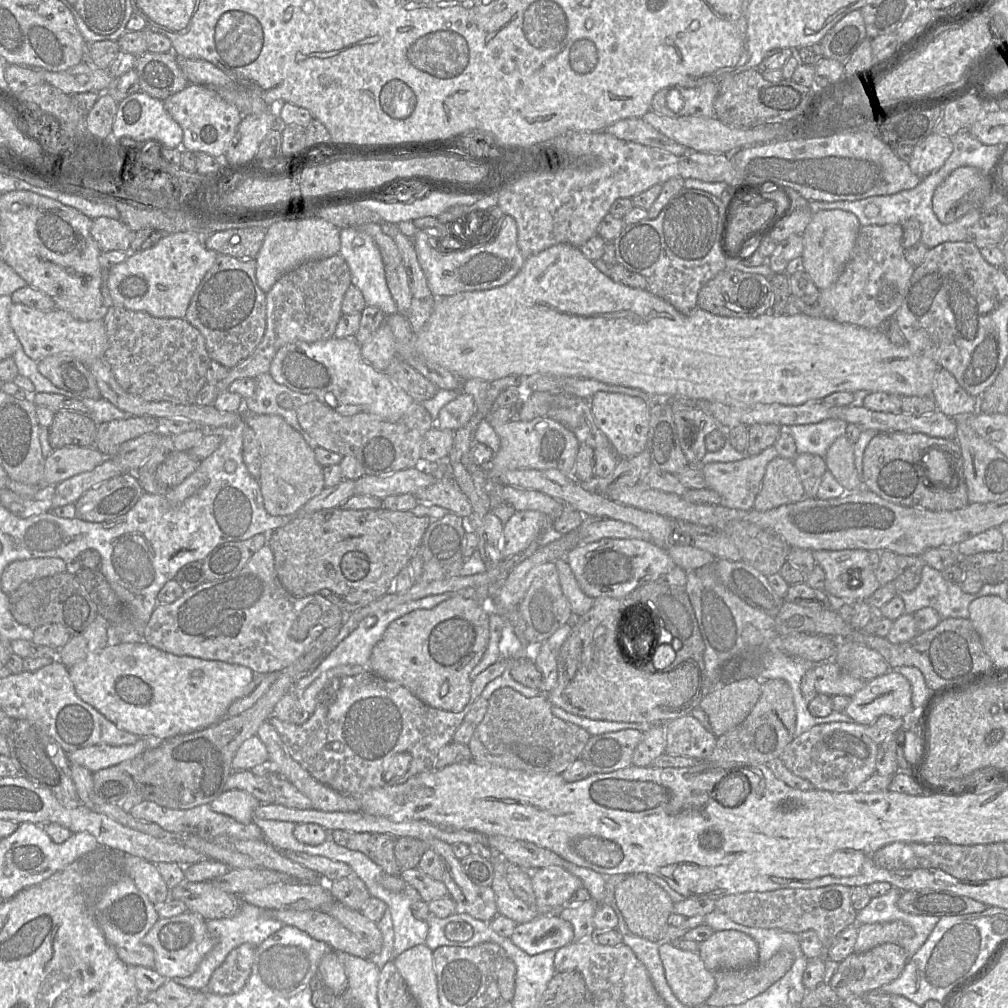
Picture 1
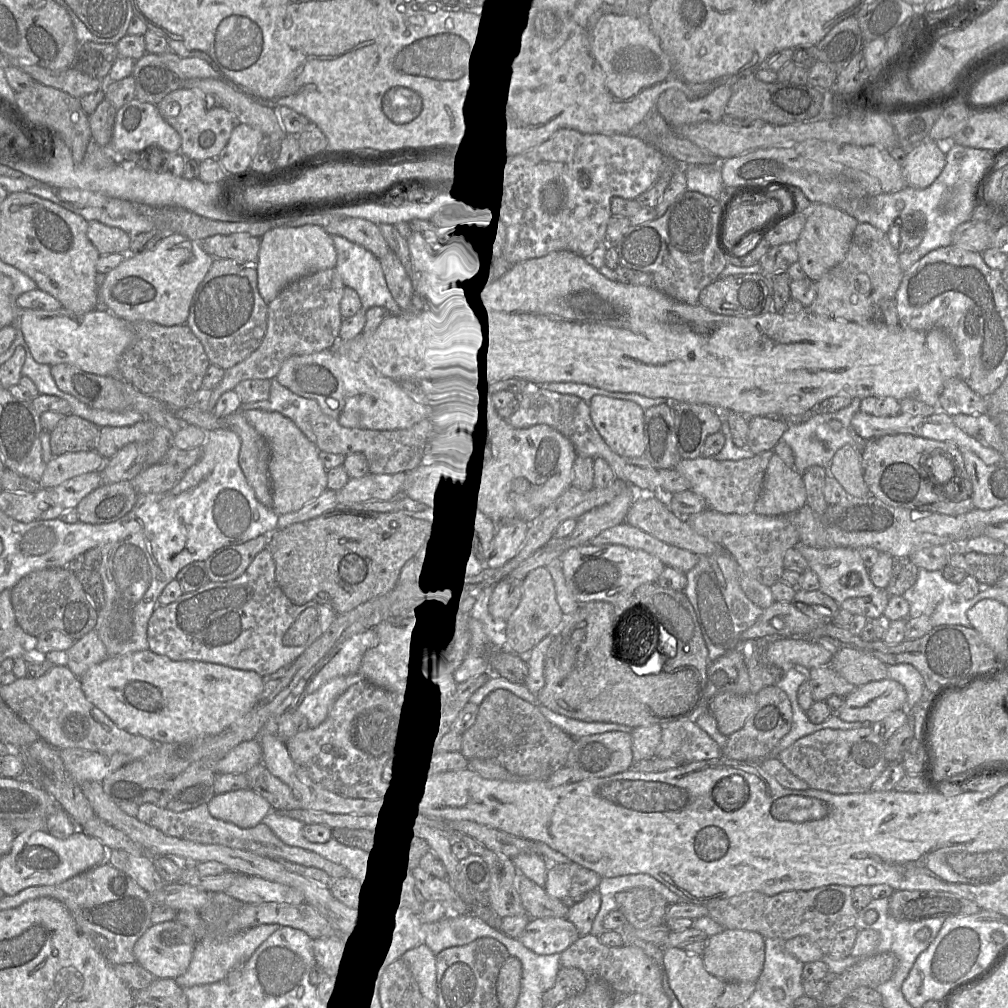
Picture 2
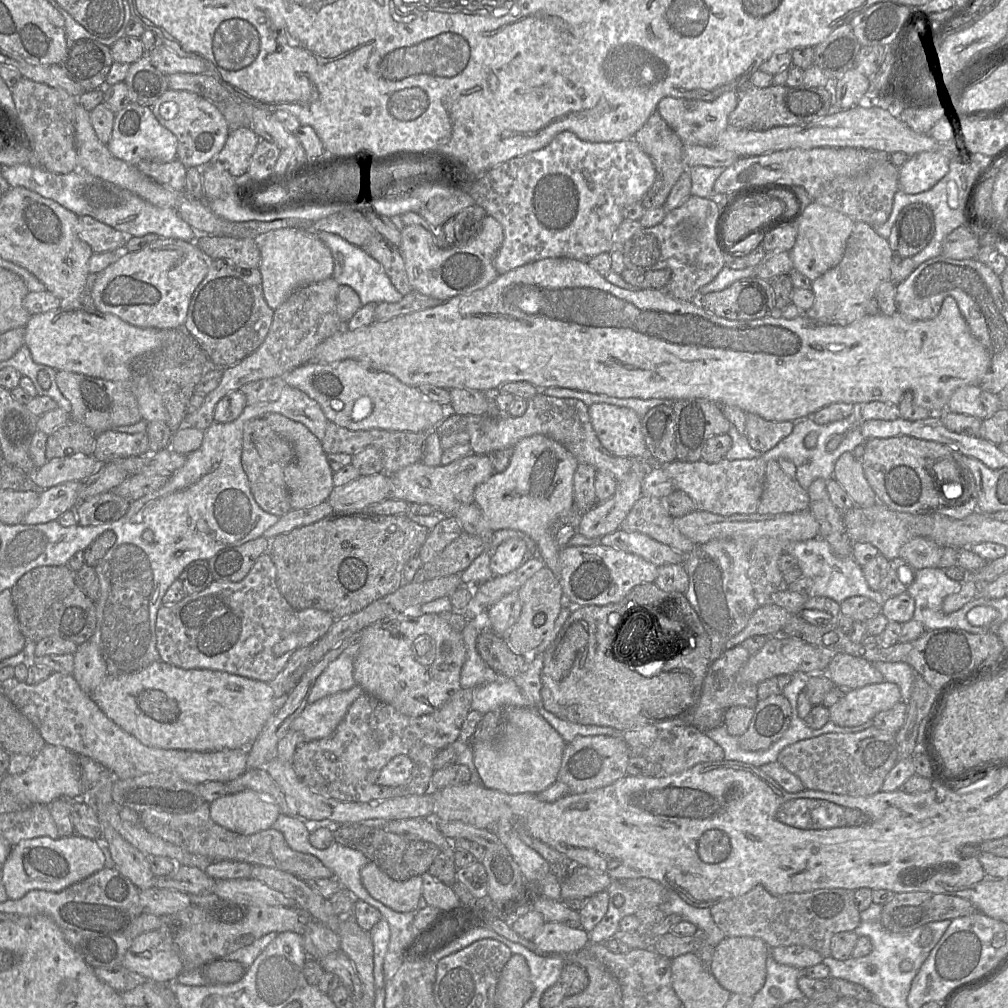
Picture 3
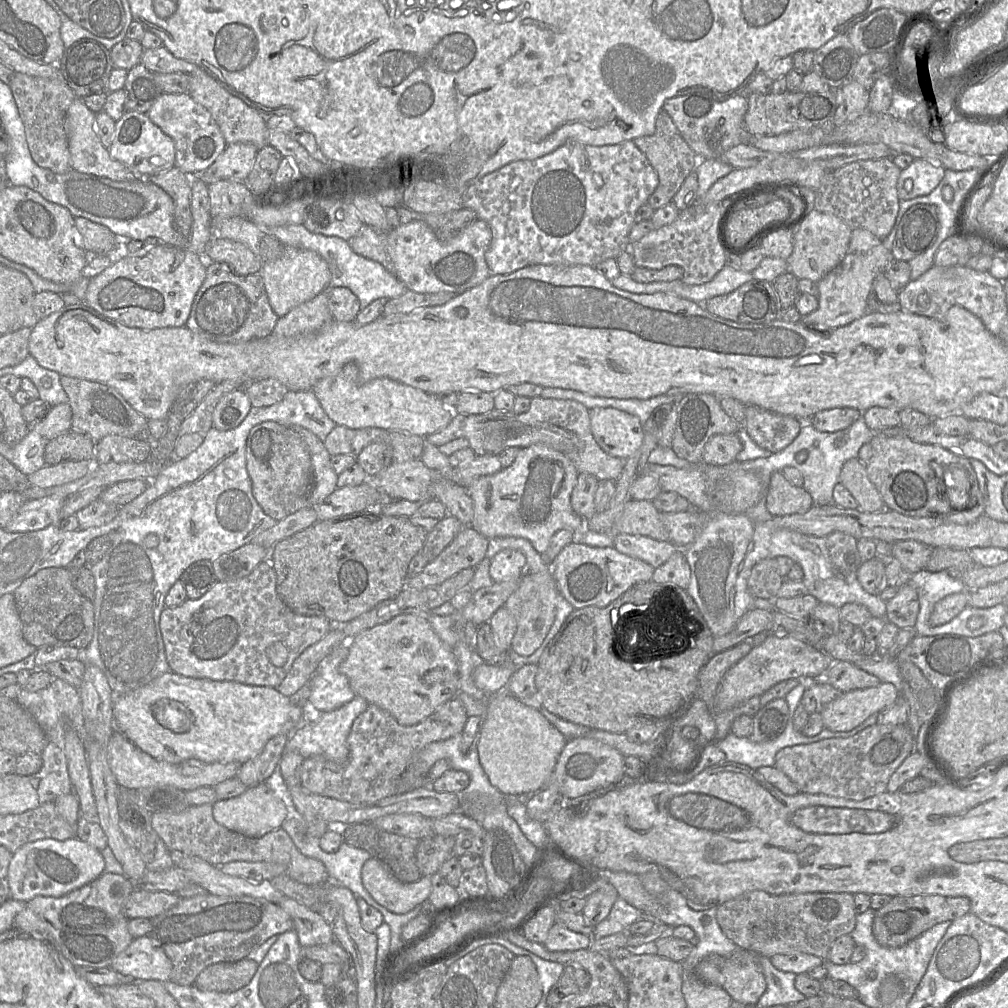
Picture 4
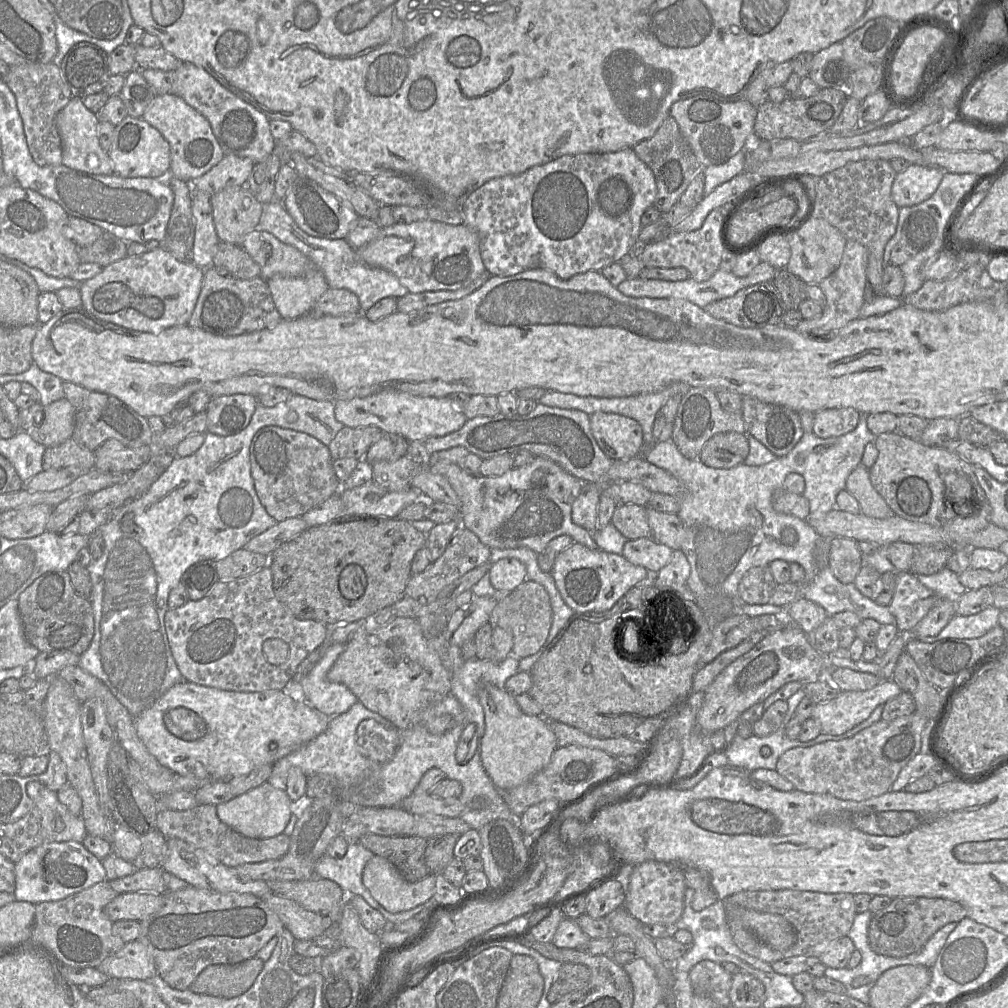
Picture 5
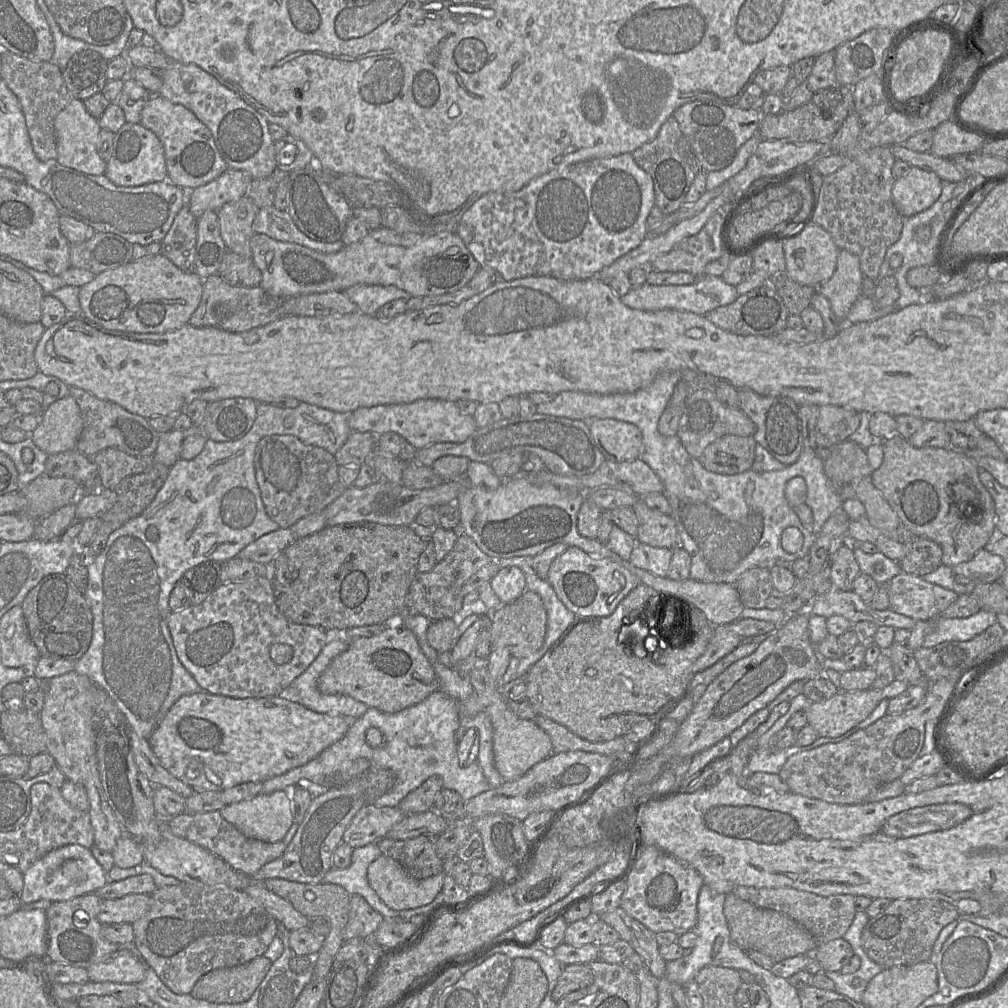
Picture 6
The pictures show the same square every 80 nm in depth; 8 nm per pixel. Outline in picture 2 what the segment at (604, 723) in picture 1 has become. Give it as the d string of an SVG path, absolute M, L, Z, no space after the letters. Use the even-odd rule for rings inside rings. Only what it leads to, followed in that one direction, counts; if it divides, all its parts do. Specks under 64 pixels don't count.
M538 702L538 706L542 714L553 724L561 728L567 734L575 739L611 731L622 731L631 733L633 727L606 722L585 722L573 718L569 718L555 711L550 710L545 705Z

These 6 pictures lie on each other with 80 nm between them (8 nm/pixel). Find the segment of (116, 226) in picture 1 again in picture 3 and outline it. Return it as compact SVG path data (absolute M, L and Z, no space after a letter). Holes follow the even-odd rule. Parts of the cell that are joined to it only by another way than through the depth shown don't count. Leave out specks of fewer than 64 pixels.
M90 216L79 217L79 231L94 253L118 252L121 254L127 235Z

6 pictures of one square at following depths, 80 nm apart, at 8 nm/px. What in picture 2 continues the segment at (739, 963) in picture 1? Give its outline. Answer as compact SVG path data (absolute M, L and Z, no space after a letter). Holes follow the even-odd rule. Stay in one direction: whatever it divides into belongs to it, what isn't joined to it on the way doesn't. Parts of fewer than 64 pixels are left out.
M724 930L708 937L703 955L705 969L718 979L727 982L753 982L760 977L765 961L764 937L746 930Z

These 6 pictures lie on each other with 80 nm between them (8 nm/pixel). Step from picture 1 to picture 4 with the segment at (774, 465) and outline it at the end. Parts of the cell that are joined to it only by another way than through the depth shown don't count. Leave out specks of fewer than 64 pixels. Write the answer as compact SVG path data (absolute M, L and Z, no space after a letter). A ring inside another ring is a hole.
M782 472L771 475L766 492L766 507L772 516L803 514L813 505L812 497L803 487L791 484Z

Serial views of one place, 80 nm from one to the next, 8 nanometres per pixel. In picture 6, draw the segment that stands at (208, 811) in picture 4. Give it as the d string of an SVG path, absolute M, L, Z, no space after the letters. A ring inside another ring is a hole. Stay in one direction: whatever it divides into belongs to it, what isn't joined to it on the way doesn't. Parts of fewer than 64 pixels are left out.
M220 810L200 814L183 812L165 820L167 827L175 836L205 848L223 859L233 869L250 877L254 877L263 865L280 857L287 847L282 840L272 843L246 837L222 817Z

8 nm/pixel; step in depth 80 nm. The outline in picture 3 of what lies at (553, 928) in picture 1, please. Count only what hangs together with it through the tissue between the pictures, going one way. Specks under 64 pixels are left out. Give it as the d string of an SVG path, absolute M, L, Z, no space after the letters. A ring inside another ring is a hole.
M545 922L532 939L537 951L548 955L567 956L590 942L588 932L559 922Z

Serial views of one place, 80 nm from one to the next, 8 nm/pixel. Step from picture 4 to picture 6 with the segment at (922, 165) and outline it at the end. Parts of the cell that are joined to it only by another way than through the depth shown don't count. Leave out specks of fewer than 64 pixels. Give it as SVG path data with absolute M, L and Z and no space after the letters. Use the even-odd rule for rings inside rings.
M911 166L895 180L892 200L901 216L914 216L930 208L941 191L942 180L934 172Z

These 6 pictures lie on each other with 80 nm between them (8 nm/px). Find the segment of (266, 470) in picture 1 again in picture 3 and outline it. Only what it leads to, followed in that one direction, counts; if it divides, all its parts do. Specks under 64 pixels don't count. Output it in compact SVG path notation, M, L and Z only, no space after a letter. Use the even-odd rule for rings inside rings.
M268 413L264 419L271 429L288 440L294 450L294 460L284 469L284 480L292 510L318 505L328 499L333 486L333 471L327 461L321 441L303 424L278 413Z

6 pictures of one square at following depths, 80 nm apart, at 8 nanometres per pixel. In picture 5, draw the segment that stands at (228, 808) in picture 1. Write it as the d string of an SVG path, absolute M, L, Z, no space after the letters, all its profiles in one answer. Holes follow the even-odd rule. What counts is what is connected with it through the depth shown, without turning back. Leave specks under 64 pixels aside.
M268 782L216 806L218 818L227 826L249 838L272 838L283 833L294 806L287 793Z

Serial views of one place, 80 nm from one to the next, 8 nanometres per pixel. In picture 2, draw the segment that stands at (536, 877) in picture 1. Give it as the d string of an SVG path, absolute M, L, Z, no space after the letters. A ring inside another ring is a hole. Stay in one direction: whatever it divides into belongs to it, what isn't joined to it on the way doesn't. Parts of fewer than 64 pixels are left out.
M575 862L550 864L544 889L550 896L563 900L597 890L601 878L596 872Z

